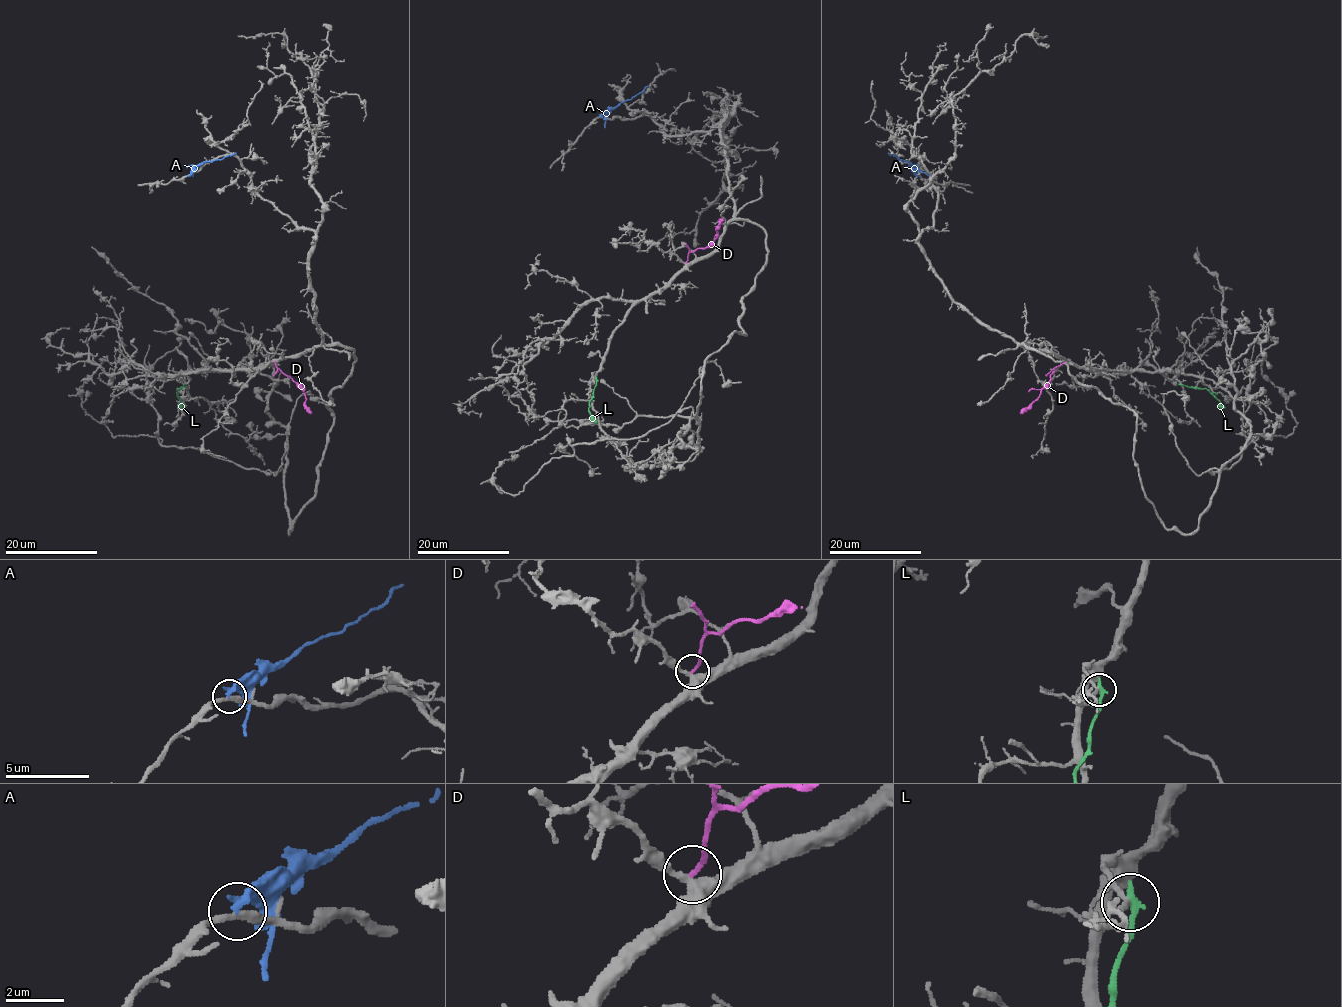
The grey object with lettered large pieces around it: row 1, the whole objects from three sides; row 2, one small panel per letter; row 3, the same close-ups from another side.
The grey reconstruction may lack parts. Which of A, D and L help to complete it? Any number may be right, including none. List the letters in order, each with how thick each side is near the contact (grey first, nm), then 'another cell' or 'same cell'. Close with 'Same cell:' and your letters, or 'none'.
A: 200/200 nm | another cell
D: 400/170 nm | another cell
L: 130/260 nm | another cell
Same cell: none

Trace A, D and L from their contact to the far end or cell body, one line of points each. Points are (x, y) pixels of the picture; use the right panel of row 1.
A: (919, 175), (908, 162), (888, 153)
D: (1065, 362), (1054, 367), (1051, 380), (1038, 397), (1020, 413)
L: (1182, 385), (1206, 388), (1224, 408)

